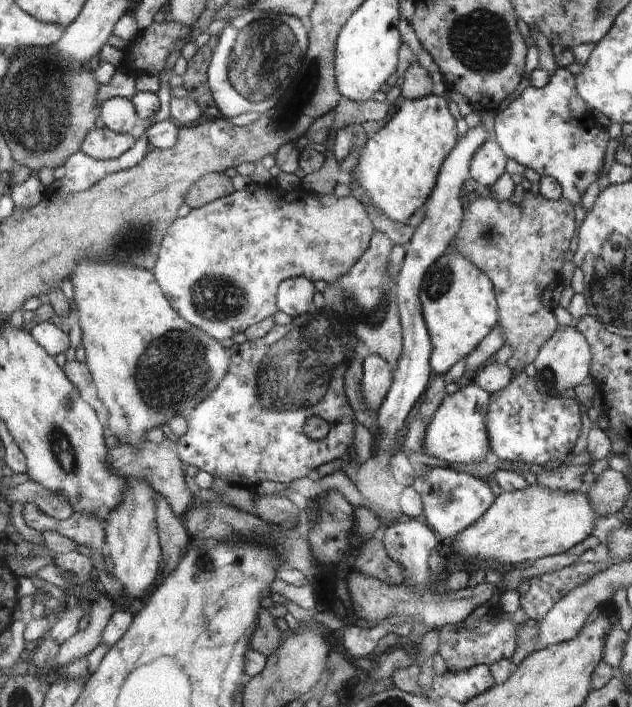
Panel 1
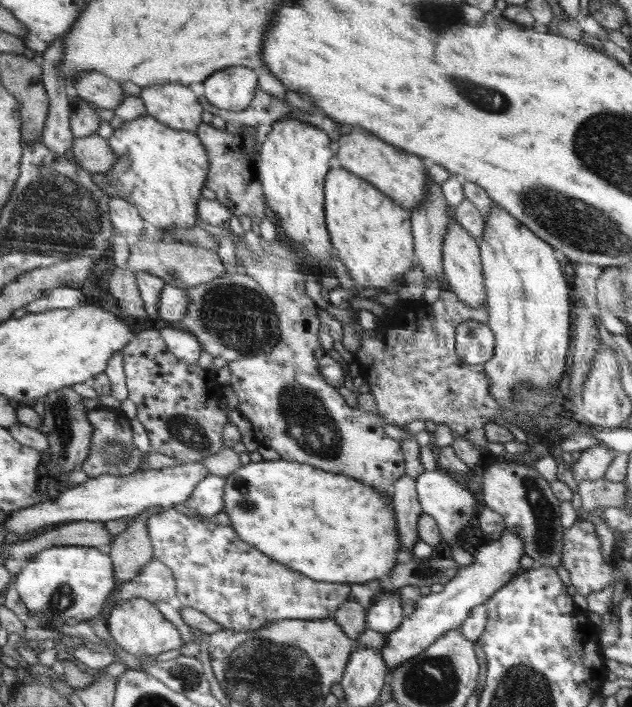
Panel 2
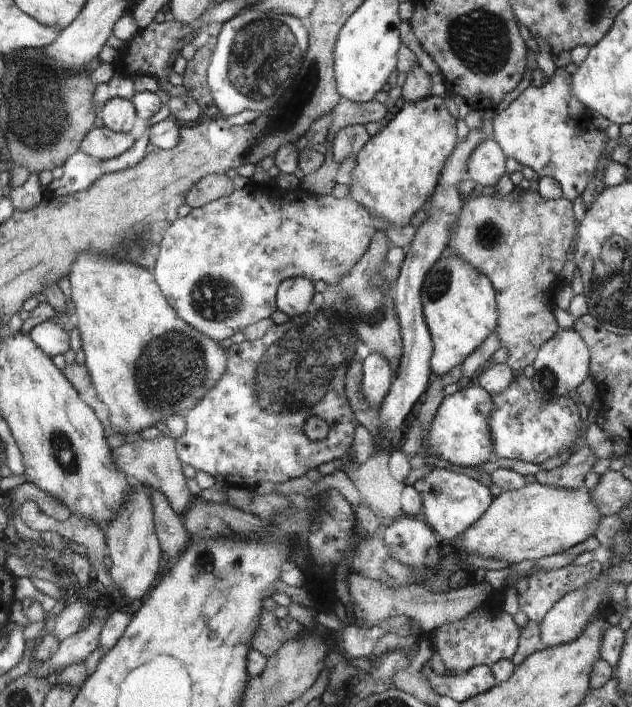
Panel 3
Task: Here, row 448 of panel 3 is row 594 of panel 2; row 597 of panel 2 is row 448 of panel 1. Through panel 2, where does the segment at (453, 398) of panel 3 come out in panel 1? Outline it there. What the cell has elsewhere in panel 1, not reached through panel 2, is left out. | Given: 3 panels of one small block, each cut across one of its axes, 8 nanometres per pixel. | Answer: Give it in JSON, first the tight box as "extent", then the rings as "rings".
{"extent":[421,382,490,464],"rings":[[[474,382],[447,394],[427,425],[421,452],[449,464],[482,462],[490,450],[489,430],[486,428],[489,405],[489,391],[482,390]]]}

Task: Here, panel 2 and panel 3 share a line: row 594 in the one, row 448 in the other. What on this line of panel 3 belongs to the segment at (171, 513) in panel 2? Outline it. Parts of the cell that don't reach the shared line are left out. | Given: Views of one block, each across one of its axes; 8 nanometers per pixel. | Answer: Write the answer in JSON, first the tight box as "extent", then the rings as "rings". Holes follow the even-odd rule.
{"extent":[175,308,362,489],"rings":[[[331,308],[312,309],[300,317],[291,317],[287,323],[281,325],[274,324],[273,328],[260,340],[246,341],[243,344],[232,344],[227,348],[229,350],[229,362],[227,363],[226,374],[215,385],[214,390],[204,397],[198,405],[182,414],[186,421],[186,432],[175,440],[175,451],[180,462],[193,466],[197,471],[203,470],[208,472],[208,474],[214,476],[218,483],[232,482],[251,489],[259,485],[260,482],[266,482],[266,480],[276,483],[288,482],[292,478],[309,475],[320,464],[344,458],[351,451],[358,429],[357,424],[359,423],[352,403],[346,394],[345,387],[345,378],[348,376],[348,370],[352,367],[353,362],[359,361],[358,346],[362,346],[362,339],[358,336],[358,331],[355,330],[355,322],[351,321],[347,316],[342,317],[338,312],[332,311]],[[310,416],[318,416],[318,418],[322,418],[322,420],[326,420],[328,423],[329,432],[325,439],[313,441],[304,435],[302,427]]]}

